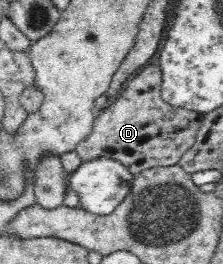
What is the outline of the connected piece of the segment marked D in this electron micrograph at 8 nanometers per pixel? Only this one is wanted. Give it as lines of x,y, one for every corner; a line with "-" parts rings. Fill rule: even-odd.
152,65
140,69
137,75
130,79
131,81
126,82
123,91
119,91
105,109
97,112
91,133
77,144
75,151
81,161
95,158
114,159
123,163
134,175
149,168
179,163
183,153
195,143
195,135
205,115
167,104
161,97
162,78
161,69
157,65

